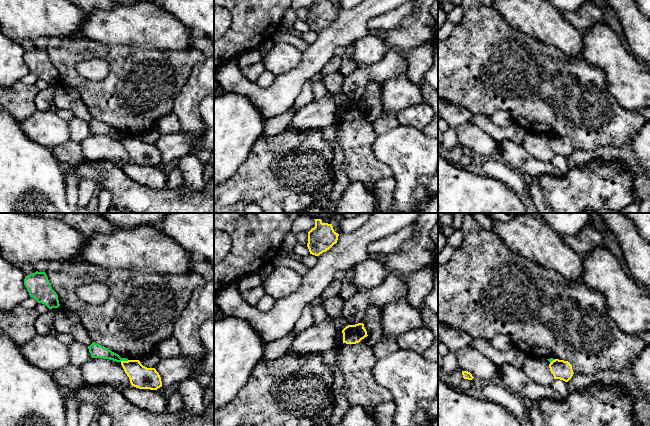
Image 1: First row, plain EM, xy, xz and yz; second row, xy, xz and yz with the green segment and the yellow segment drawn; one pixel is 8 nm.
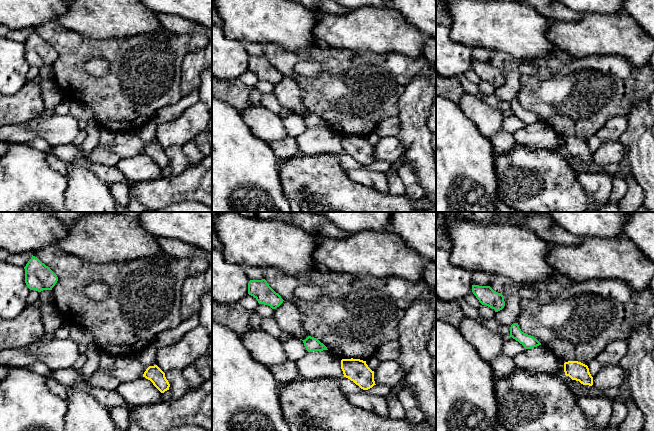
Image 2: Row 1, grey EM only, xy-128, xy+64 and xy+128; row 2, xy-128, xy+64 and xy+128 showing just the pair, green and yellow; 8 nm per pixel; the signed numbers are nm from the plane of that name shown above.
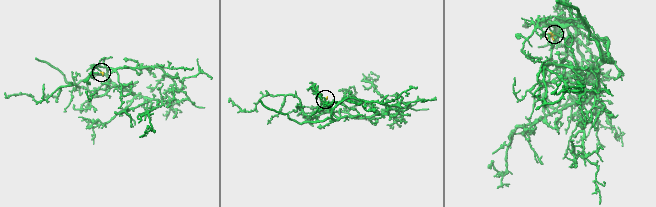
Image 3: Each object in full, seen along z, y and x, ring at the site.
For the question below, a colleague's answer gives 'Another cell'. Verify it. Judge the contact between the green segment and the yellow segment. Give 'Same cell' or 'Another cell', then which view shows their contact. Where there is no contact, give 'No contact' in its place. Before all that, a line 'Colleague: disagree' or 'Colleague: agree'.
Colleague: agree
Another cell. Touches green in xy

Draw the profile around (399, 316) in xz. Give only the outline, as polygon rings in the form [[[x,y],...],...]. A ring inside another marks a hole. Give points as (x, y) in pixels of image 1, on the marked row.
[[[407,293],[404,298],[382,308],[383,336],[389,339],[398,339],[404,332],[421,327],[424,327],[421,309],[410,305]]]

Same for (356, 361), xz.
[[[367,337],[356,344],[343,343],[338,346],[335,366],[342,372],[344,379],[342,394],[352,406],[360,406],[377,422],[375,418],[375,408],[383,403],[393,401],[393,397],[388,389],[382,387],[374,378],[373,368],[378,360],[373,348],[367,343]]]

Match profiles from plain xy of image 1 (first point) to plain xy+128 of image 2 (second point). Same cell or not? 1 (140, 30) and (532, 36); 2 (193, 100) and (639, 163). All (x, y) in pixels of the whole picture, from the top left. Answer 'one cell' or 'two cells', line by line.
1: two cells
2: one cell

